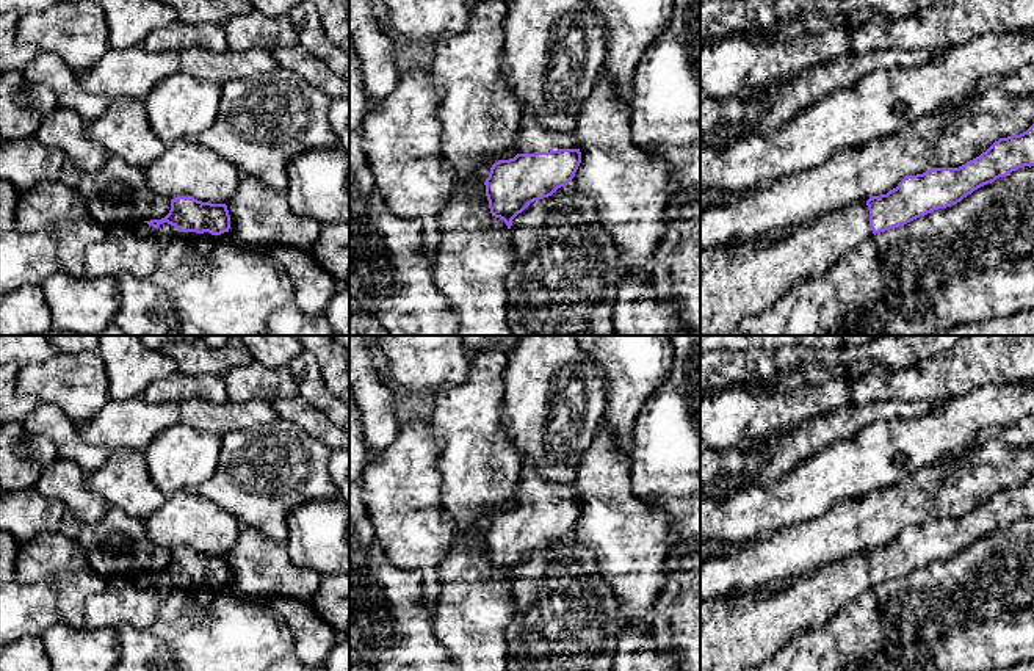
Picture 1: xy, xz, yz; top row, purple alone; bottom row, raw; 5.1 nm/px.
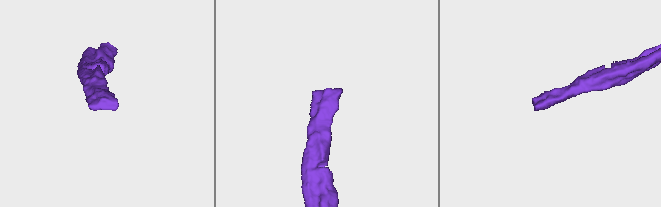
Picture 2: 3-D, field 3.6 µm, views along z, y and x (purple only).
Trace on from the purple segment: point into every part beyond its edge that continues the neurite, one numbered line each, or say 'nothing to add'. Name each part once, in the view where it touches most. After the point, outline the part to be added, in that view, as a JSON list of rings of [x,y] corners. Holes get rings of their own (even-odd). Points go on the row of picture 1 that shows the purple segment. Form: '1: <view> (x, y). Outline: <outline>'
1: xy (165, 232). Outline: [[[139,223],[133,227],[133,230],[144,238],[155,238],[157,241],[163,243],[168,240],[175,240],[175,238],[204,238],[213,243],[218,243],[221,240],[227,238],[227,232],[221,235],[212,235],[208,232],[204,234],[196,234],[196,232],[180,232],[174,226],[163,223],[160,224],[158,229],[149,226],[147,223]]]

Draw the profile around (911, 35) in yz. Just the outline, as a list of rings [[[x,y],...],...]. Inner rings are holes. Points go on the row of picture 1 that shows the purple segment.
[[[945,0],[896,20],[874,19],[863,27],[829,28],[765,44],[736,36],[700,49],[700,100],[732,97],[744,89],[794,80],[822,61],[852,53],[890,49],[935,50],[967,44],[987,33],[1034,28],[1034,0]]]

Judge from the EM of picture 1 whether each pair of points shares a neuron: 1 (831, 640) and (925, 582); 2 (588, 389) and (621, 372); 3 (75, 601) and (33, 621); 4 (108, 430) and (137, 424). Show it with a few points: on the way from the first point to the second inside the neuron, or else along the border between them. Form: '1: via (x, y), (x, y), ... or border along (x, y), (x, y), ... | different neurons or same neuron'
1: via (856, 632), (881, 626), (904, 607) | same neuron
2: border along (585, 351), (597, 364), (603, 377), (603, 417) | different neurons
3: border along (30, 583), (46, 583), (54, 591), (60, 621) | different neurons
4: via (115, 427), (130, 424) | same neuron

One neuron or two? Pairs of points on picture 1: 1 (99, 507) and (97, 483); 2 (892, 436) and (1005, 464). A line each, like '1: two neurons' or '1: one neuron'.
1: two neurons
2: two neurons

